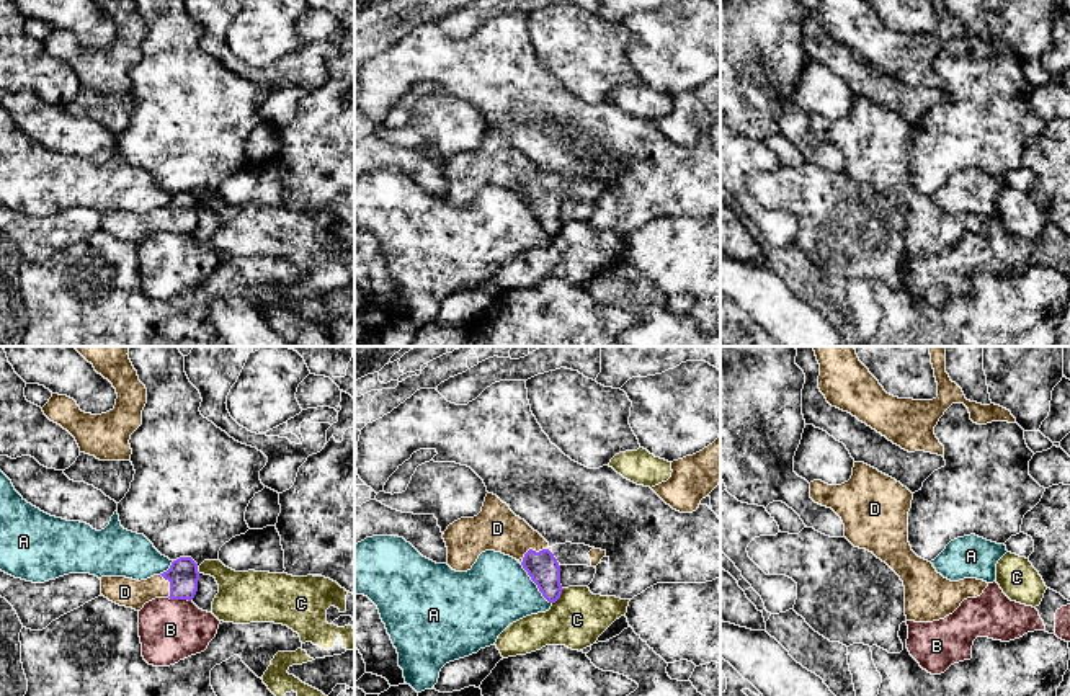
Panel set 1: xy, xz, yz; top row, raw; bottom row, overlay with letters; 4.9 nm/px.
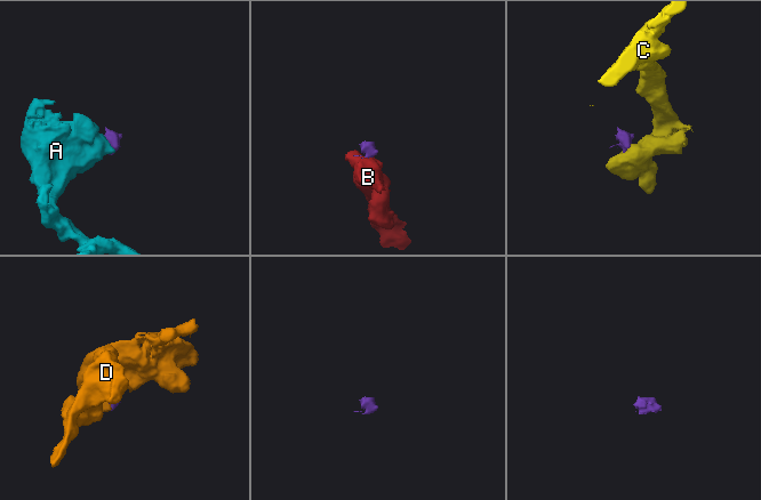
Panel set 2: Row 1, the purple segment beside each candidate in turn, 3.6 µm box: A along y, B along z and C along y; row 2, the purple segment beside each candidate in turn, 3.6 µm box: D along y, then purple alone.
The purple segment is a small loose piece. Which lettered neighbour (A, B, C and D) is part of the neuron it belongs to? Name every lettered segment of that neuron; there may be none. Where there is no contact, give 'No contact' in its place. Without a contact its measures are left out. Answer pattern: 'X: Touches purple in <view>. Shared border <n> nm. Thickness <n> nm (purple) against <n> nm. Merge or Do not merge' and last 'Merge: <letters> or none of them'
A: Touches purple in xz. Shared border 260 nm. Thickness 160 nm (purple) against 340 nm. Do not merge
B: Touches purple in xy. Shared border 110 nm. Thickness 150 nm (purple) against 300 nm. Do not merge
C: Touches purple in xz. Shared border 100 nm. Thickness 160 nm (purple) against 280 nm. Do not merge
D: Touches purple in xz. Shared border 140 nm. Thickness 160 nm (purple) against 220 nm. Merge
Merge: D

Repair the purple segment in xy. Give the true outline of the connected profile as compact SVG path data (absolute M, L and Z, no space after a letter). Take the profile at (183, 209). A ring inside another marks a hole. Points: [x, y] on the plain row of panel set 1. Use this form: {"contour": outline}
{"contour": "M180 191L170 203L147 214L126 211L101 211L101 229L109 235L140 245L155 232L188 234L198 225L198 198L191 191Z"}

